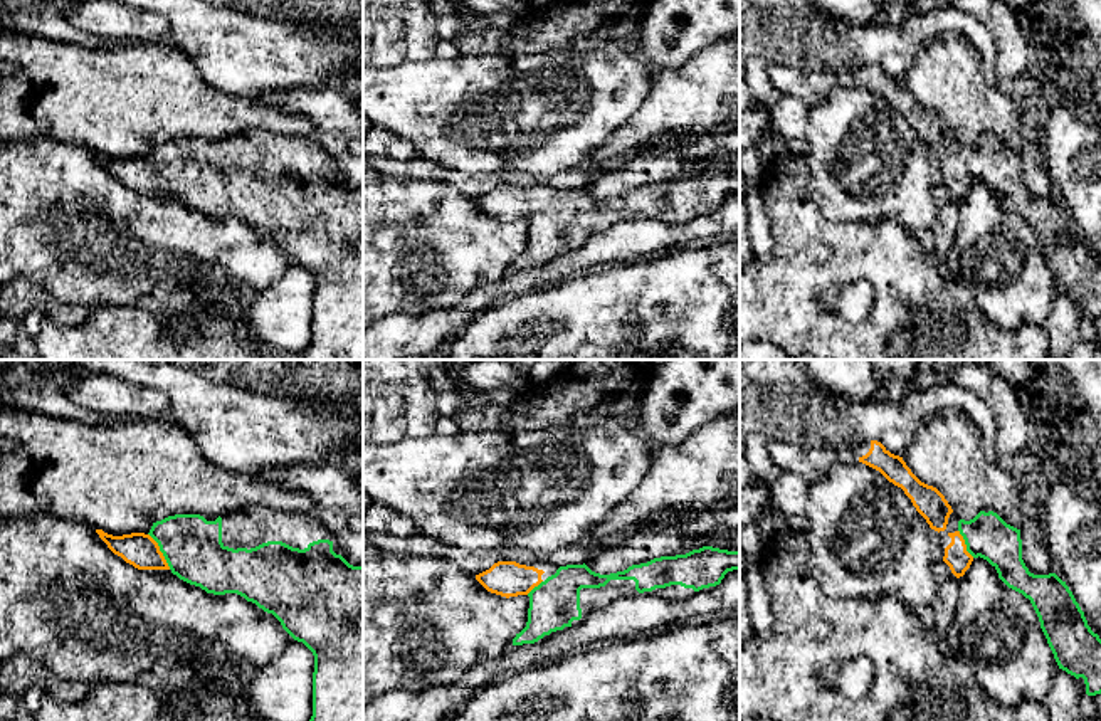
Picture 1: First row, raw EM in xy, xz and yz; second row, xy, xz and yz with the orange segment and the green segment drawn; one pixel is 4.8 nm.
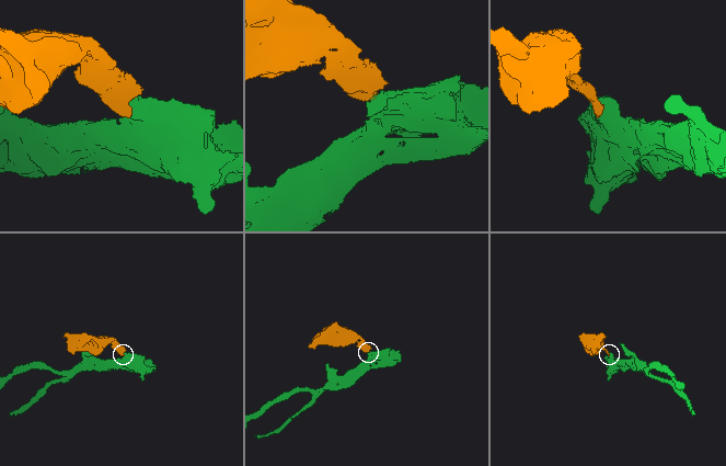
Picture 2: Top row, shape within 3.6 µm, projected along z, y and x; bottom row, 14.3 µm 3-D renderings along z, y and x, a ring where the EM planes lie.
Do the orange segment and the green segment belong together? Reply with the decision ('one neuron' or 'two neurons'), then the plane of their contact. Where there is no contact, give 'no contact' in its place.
one neuron | xy

